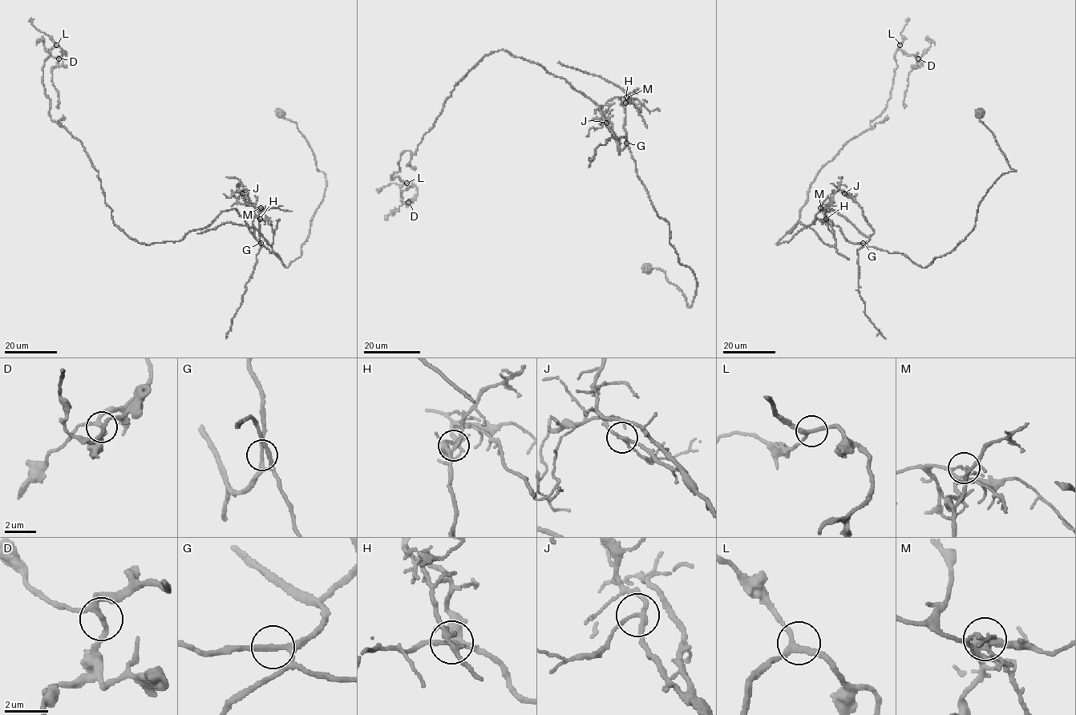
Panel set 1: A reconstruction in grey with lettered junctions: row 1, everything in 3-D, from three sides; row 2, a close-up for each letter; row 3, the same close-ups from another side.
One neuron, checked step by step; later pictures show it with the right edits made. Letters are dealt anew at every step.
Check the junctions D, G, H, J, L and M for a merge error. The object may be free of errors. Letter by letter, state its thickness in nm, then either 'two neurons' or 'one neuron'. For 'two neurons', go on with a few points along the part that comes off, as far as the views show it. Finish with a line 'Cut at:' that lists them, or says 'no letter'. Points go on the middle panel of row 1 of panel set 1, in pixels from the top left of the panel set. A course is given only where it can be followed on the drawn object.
D: 220 nm thick; one neuron
G: 200 nm thick; one neuron
H: 240 nm thick; one neuron
J: 170 nm thick; one neuron
L: 240 nm thick; one neuron
M: 130 nm thick; two neurons; foreign part runs (626, 97), (624, 98), (633, 103), (639, 113), (633, 100), (620, 87), (597, 75), (558, 62)
Cut at: M

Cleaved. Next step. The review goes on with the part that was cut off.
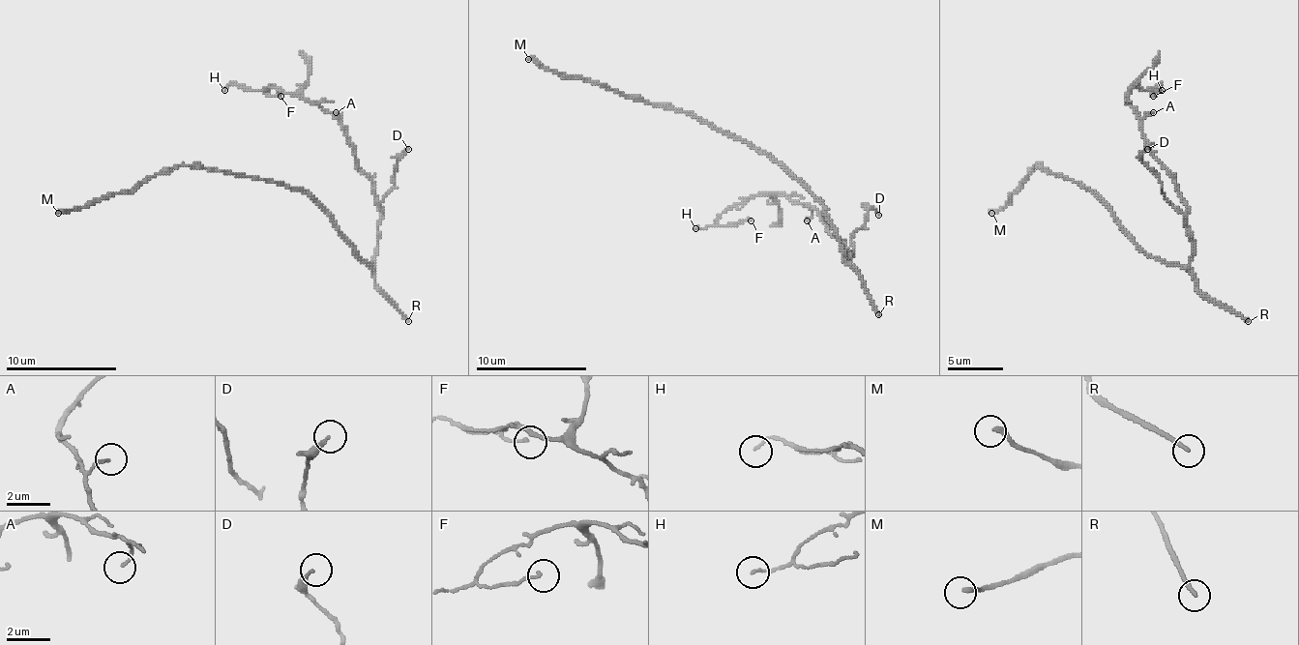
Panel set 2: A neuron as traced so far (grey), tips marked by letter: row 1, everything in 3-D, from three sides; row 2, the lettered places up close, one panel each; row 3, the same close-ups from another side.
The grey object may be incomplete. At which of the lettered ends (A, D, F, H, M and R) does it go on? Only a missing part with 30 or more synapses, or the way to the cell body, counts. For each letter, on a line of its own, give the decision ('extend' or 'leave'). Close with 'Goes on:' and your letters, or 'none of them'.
A: leave
D: leave
F: leave
H: leave
M: extend
R: extend
Goes on: M, R

